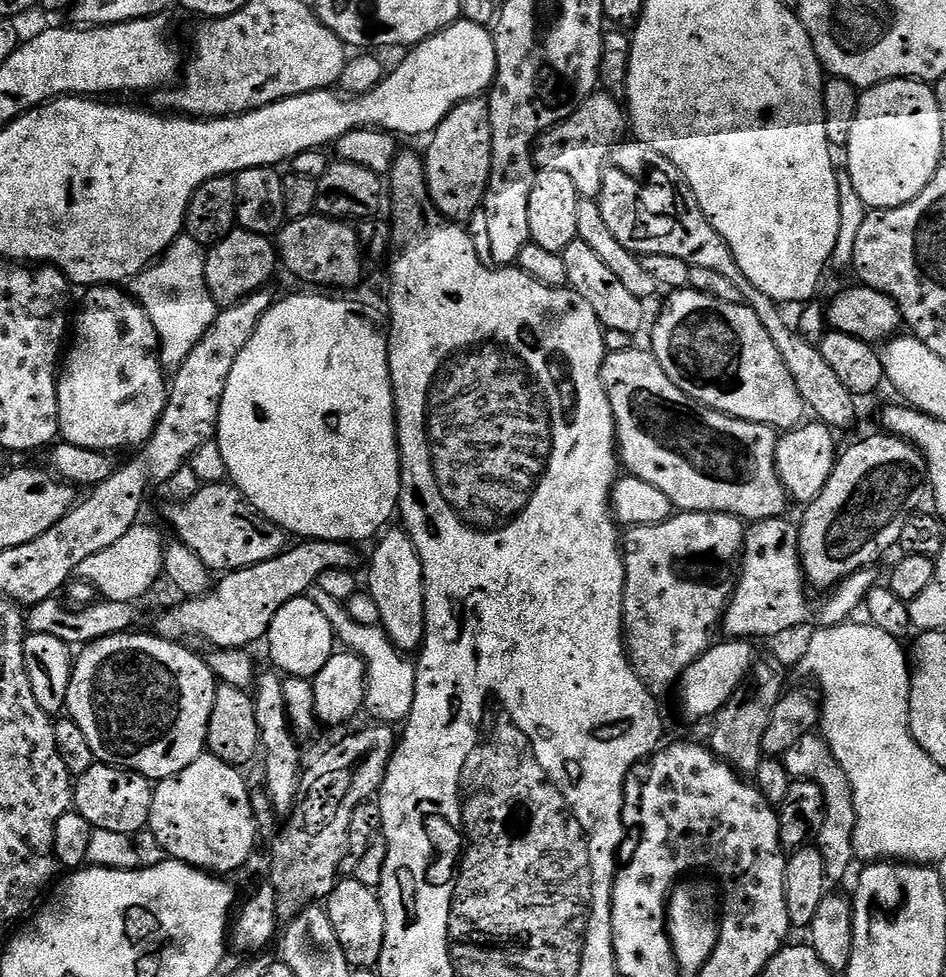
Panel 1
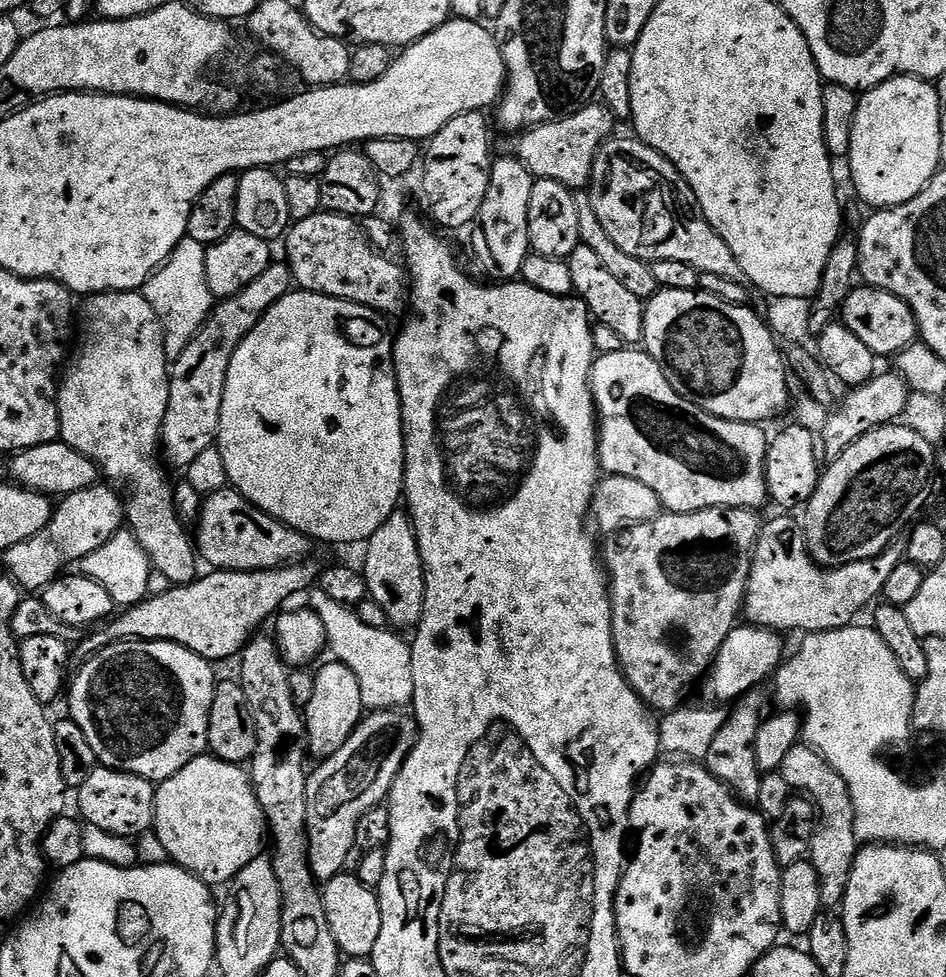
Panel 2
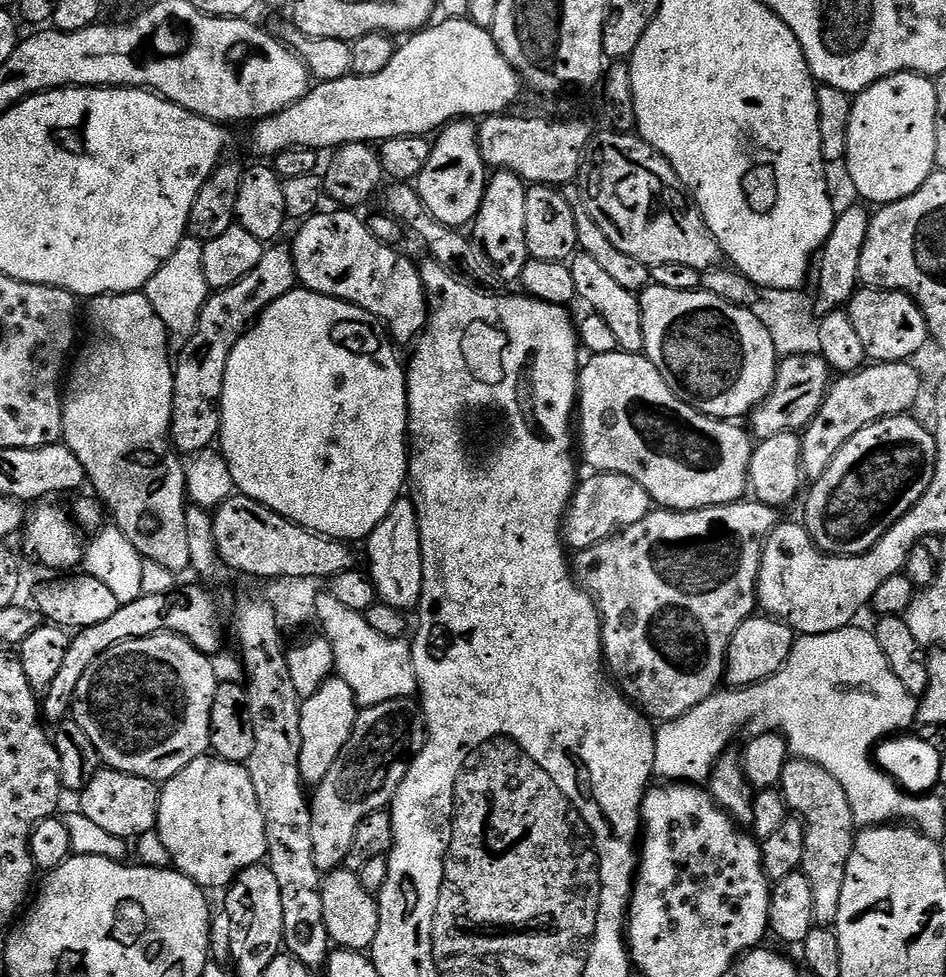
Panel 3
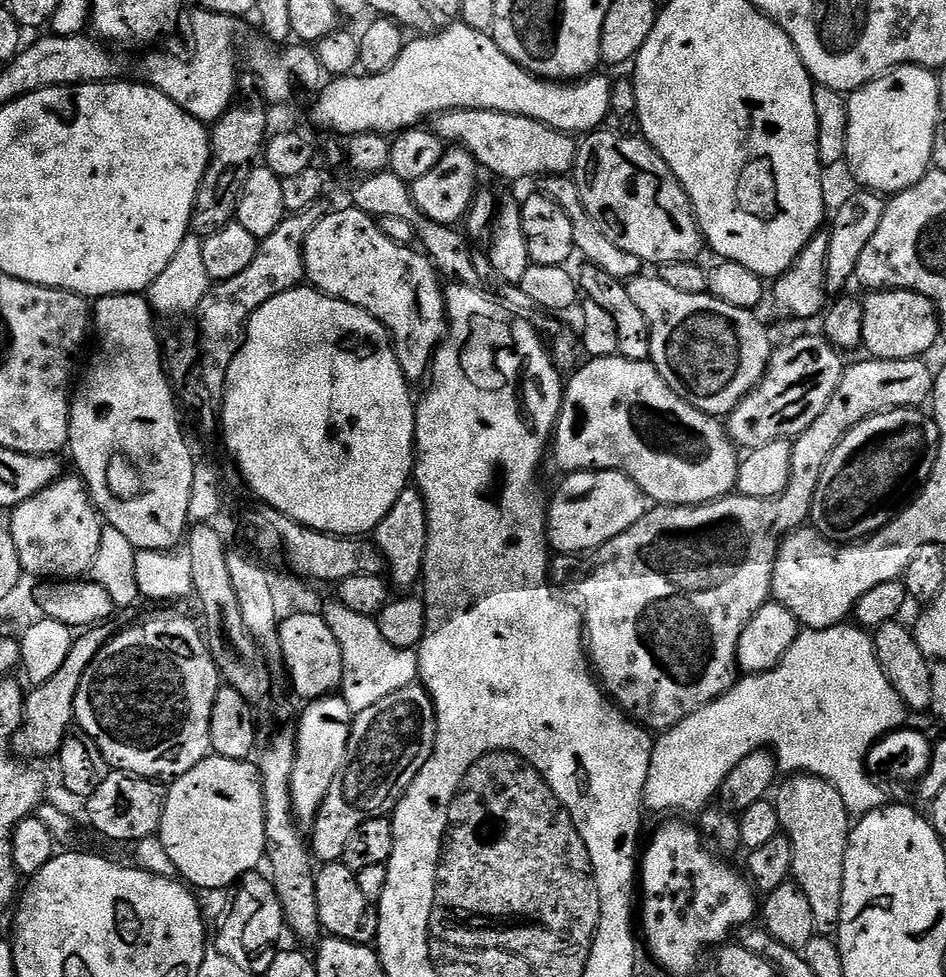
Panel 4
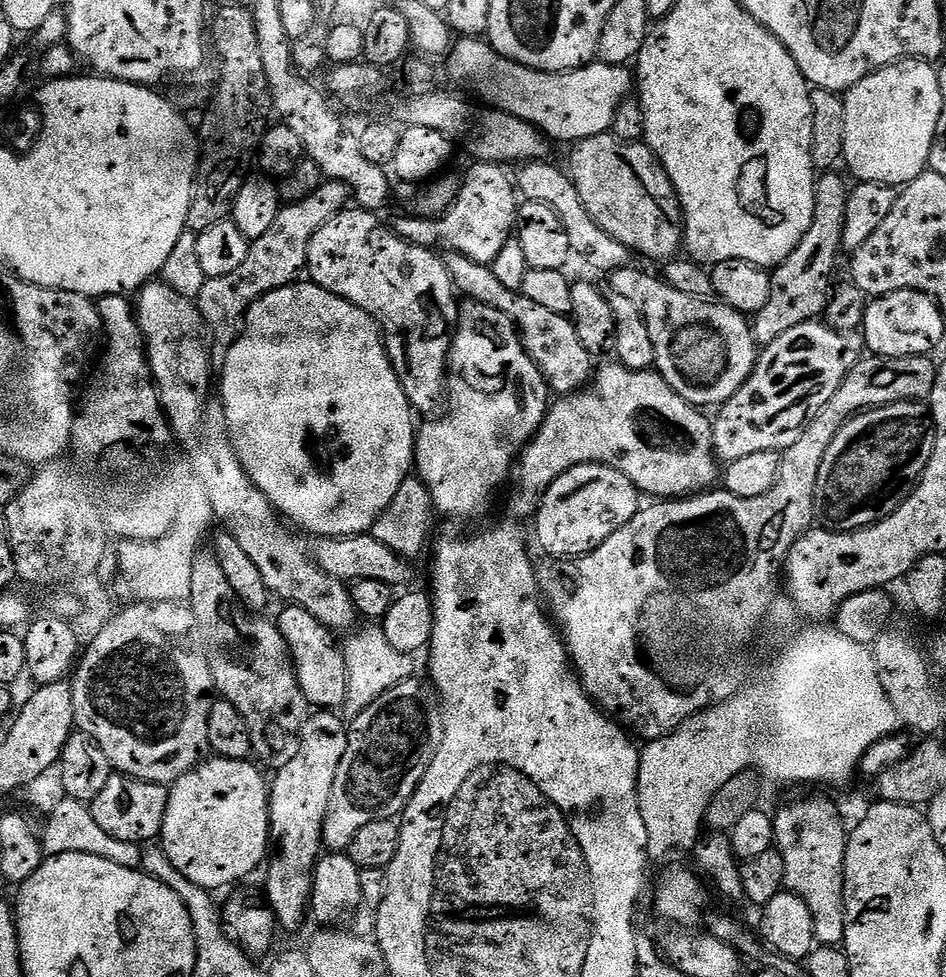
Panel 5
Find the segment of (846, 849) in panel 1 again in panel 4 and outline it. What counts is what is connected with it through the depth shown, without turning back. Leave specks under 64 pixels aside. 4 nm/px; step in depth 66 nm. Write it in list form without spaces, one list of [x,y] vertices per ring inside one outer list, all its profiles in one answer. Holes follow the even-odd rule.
[[[792,774],[779,781],[774,803],[780,831],[790,838],[790,850],[794,850],[791,879],[806,894],[819,935],[831,937],[842,914],[844,859],[850,831],[846,802],[842,802],[842,794],[835,786],[821,776]]]

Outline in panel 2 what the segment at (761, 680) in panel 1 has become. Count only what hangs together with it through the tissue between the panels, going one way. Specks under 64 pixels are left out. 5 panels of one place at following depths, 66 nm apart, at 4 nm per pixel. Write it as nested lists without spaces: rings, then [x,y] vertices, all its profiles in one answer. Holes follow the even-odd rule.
[[[753,690],[731,705],[722,730],[718,730],[718,734],[714,736],[708,755],[702,761],[708,772],[722,781],[741,804],[749,806],[755,805],[758,798],[758,786],[762,775],[754,758],[754,738],[758,738],[758,730],[766,719],[762,693],[763,691]]]

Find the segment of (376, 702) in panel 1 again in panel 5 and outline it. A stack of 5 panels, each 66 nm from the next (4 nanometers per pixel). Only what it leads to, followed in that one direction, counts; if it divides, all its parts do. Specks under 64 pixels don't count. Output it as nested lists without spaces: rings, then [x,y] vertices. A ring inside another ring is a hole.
[[[364,626],[359,630],[353,631],[348,641],[343,641],[344,657],[346,658],[346,679],[348,679],[348,697],[342,709],[343,715],[348,718],[354,718],[358,714],[362,714],[362,710],[366,710],[366,706],[370,706],[374,702],[378,702],[378,698],[382,698],[382,694],[386,694],[386,690],[394,690],[394,686],[398,686],[403,680],[413,679],[416,668],[415,659],[412,656],[402,654],[402,650],[398,650],[394,646],[390,646],[383,627],[380,626]]]

